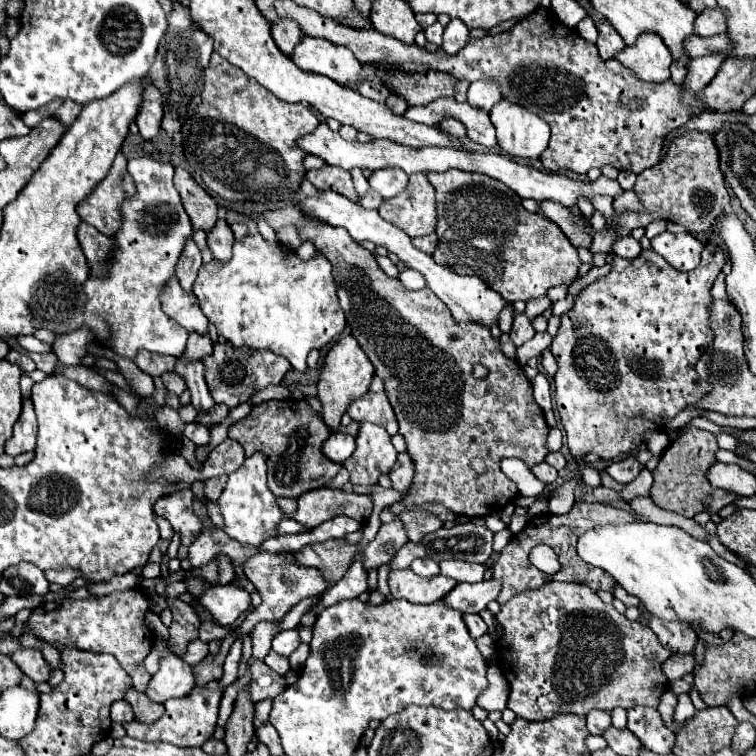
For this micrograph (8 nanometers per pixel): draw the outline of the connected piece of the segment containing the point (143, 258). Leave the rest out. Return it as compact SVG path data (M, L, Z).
M138 157L138 159L128 161L128 173L134 179L136 193L134 193L134 197L130 197L122 203L122 209L120 209L122 225L112 235L116 245L114 245L108 261L104 263L106 273L100 277L90 275L88 281L84 283L84 293L88 295L88 301L84 305L84 325L82 327L86 327L98 343L102 343L104 347L108 347L112 353L116 353L120 357L134 359L138 355L138 351L142 351L142 349L146 349L150 353L158 353L158 355L182 357L184 349L186 349L186 341L188 341L188 331L162 311L160 293L168 285L168 281L176 275L176 263L184 251L186 241L192 239L194 227L188 219L188 213L182 207L176 187L172 183L174 167L170 163L160 163L160 161L154 161L148 157Z

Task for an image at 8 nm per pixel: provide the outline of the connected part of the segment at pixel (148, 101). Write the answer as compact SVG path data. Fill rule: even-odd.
M146 85L144 89L144 103L140 107L140 113L136 117L136 125L140 129L140 135L146 141L152 141L160 133L160 123L164 117L162 109L162 95L154 85Z

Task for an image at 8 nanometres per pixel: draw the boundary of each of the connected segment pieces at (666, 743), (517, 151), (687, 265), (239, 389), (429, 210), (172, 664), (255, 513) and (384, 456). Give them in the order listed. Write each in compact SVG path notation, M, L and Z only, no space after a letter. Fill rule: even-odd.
M632 707L628 709L628 729L656 753L670 753L674 747L674 731L662 725L662 717L652 707Z
M500 99L492 111L490 119L496 127L498 145L512 157L538 159L550 141L550 125L526 107Z
M660 233L652 241L652 249L662 255L678 271L692 271L700 263L700 253L704 245L690 233Z
M216 345L210 359L202 359L206 369L206 383L210 389L212 399L218 405L226 405L230 409L238 407L240 403L246 403L250 395L258 389L264 389L268 385L280 385L282 377L290 371L290 363L284 357L274 355L272 351L256 351L256 349L236 349L226 345Z
M412 173L406 189L386 199L378 213L388 223L400 227L410 237L428 235L436 229L436 191L426 173Z
M164 651L164 657L160 659L160 669L152 675L146 687L146 695L156 703L164 703L174 697L186 697L194 687L194 665L182 661L178 655L172 655L170 651Z
M252 455L240 469L230 473L228 483L218 499L220 513L224 517L224 531L242 545L260 547L266 539L278 537L278 523L284 519L278 509L272 491L266 485L266 461L262 455Z
M362 421L356 435L356 451L344 463L350 473L350 483L376 483L382 473L390 473L390 467L396 463L396 455L398 451L390 441L388 431L382 425Z

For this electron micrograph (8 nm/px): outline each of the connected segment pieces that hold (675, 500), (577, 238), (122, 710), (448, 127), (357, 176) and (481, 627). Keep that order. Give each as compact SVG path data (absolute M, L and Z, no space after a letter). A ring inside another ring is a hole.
M686 425L682 429L682 435L670 443L670 447L662 453L658 467L652 471L654 473L654 485L650 489L652 501L660 509L674 511L684 517L694 517L700 511L718 513L728 503L734 503L736 499L740 499L738 493L716 489L708 481L706 473L716 463L716 453L718 453L718 443L714 433Z
M542 201L540 215L554 221L566 233L566 237L572 241L574 247L590 247L592 231L590 231L590 225L586 223L586 219L582 219L578 209L570 211L568 207L558 205L554 201Z
M124 699L112 703L112 721L114 721L114 723L128 723L128 721L134 721L134 713L132 713L130 703L126 703Z
M444 119L440 123L440 129L444 129L446 133L452 133L452 135L458 135L458 137L464 137L466 135L466 129L456 119Z
M354 168L350 171L350 173L359 198L361 199L365 192L369 189L368 180L364 177L361 169Z
M464 615L464 623L466 623L466 627L474 639L486 633L486 623L482 621L480 615Z

